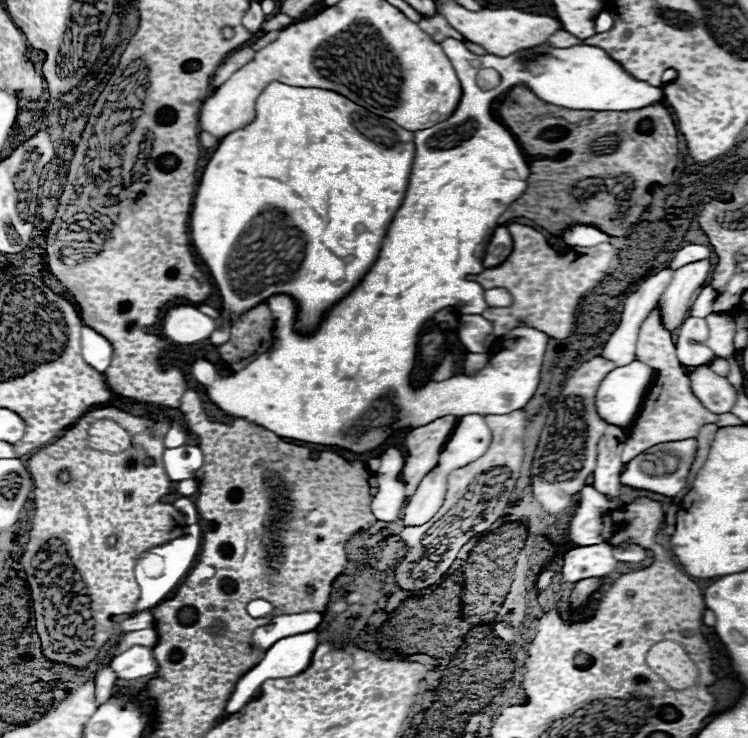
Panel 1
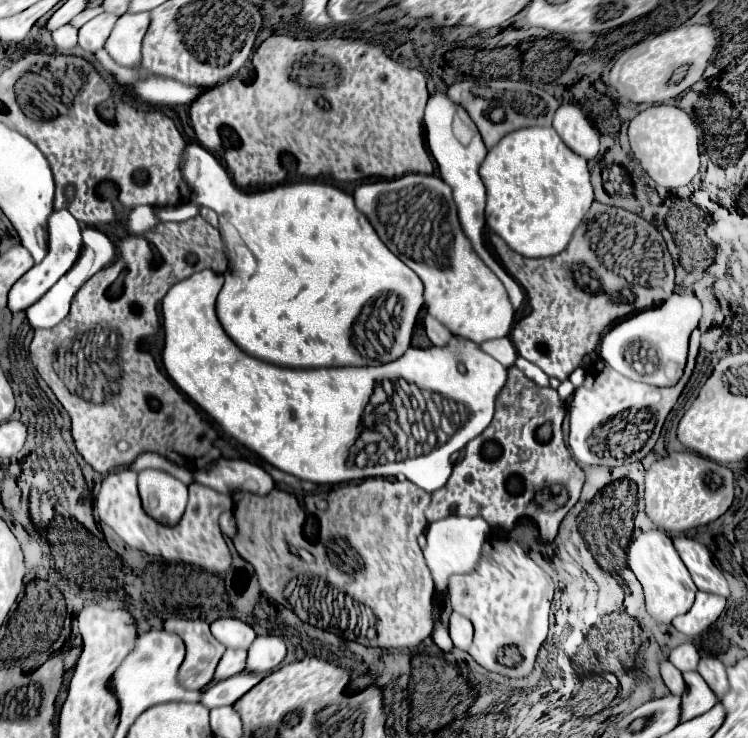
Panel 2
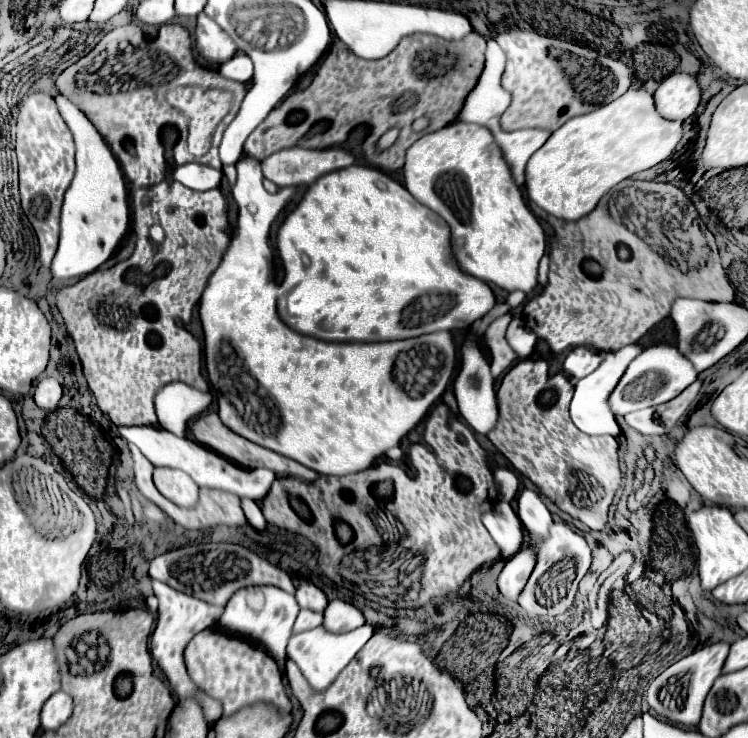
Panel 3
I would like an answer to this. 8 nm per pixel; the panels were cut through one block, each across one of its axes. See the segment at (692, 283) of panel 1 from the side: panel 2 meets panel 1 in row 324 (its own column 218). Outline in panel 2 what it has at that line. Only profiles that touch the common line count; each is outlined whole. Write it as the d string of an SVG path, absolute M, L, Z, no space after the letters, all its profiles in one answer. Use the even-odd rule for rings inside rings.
M228 648L216 668L216 674L214 674L214 680L224 680L224 678L230 678L238 672L242 672L246 668L246 658L248 658L248 652L244 648Z

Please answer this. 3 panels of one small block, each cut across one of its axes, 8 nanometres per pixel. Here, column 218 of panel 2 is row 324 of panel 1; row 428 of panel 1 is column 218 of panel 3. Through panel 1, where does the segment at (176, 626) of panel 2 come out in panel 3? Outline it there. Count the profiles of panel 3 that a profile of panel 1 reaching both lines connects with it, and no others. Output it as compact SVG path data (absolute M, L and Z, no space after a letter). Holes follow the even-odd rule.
M207 628L188 643L184 650L184 659L194 684L198 684L208 696L222 702L224 716L230 716L240 710L240 706L248 706L250 702L258 700L270 702L282 710L290 710L290 700L284 692L278 666L272 656L268 656L258 646L250 646L242 639Z

